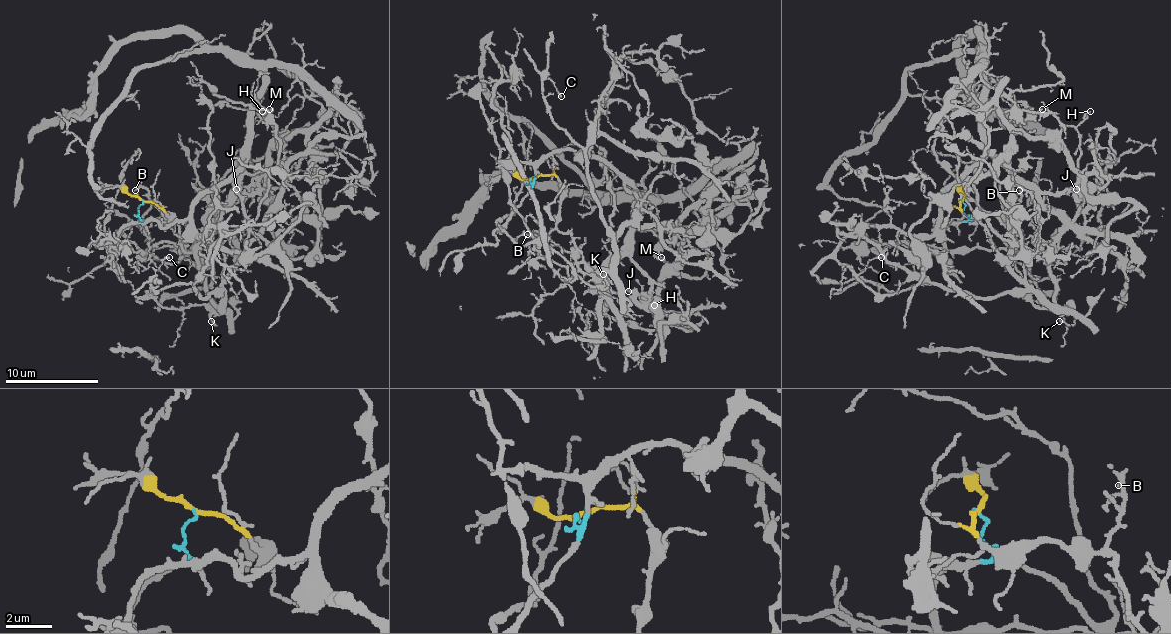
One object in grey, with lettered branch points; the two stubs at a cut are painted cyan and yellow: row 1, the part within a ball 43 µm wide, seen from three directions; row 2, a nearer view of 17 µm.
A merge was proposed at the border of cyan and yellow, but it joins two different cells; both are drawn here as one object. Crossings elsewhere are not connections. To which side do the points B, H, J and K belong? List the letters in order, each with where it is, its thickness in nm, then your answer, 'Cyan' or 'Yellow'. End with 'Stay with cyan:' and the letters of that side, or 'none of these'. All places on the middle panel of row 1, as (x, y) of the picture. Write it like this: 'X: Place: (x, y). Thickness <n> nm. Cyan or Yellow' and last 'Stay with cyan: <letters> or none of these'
B: Place: (527, 234). Thickness 220 nm. Yellow
H: Place: (654, 305). Thickness 100 nm. Cyan
J: Place: (628, 291). Thickness 130 nm. Cyan
K: Place: (603, 274). Thickness 120 nm. Cyan
Stay with cyan: H, J, K

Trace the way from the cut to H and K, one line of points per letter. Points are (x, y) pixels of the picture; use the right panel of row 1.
H: (961, 201), (968, 218), (935, 227), (940, 197), (989, 157), (1043, 192), (1066, 192), (1089, 110)
K: (961, 201), (970, 220), (987, 225), (1010, 250), (1038, 306), (1070, 304), (1073, 325), (1059, 320)

